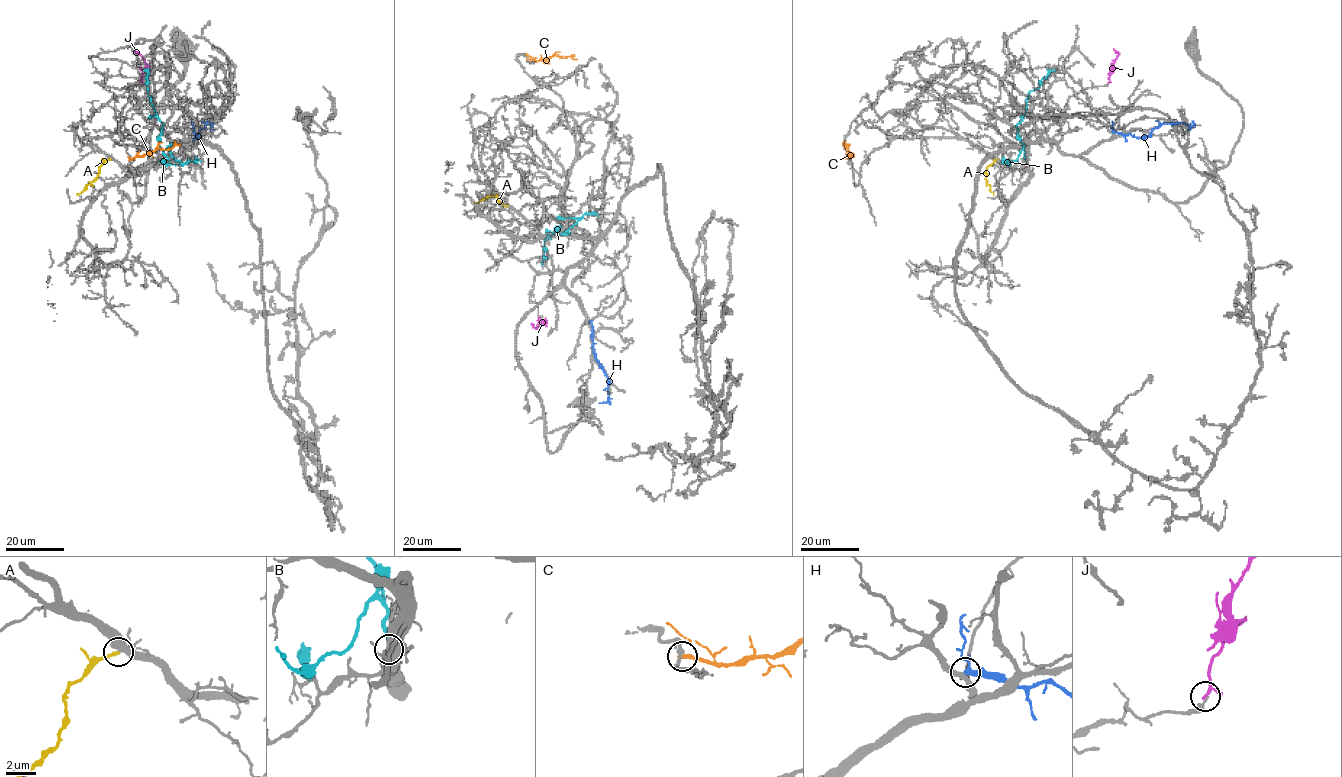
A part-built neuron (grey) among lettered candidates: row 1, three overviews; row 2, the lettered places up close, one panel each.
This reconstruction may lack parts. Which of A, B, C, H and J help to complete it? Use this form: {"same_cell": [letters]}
{"same_cell": []}

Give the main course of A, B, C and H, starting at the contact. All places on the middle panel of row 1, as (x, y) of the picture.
A: (506, 206), (496, 196), (474, 202)
B: (566, 234), (556, 231), (559, 225), (545, 238), (545, 258), (540, 265)
C: (528, 59), (540, 61), (555, 55), (577, 59)
H: (590, 322), (593, 353), (609, 383), (609, 403), (598, 403)

